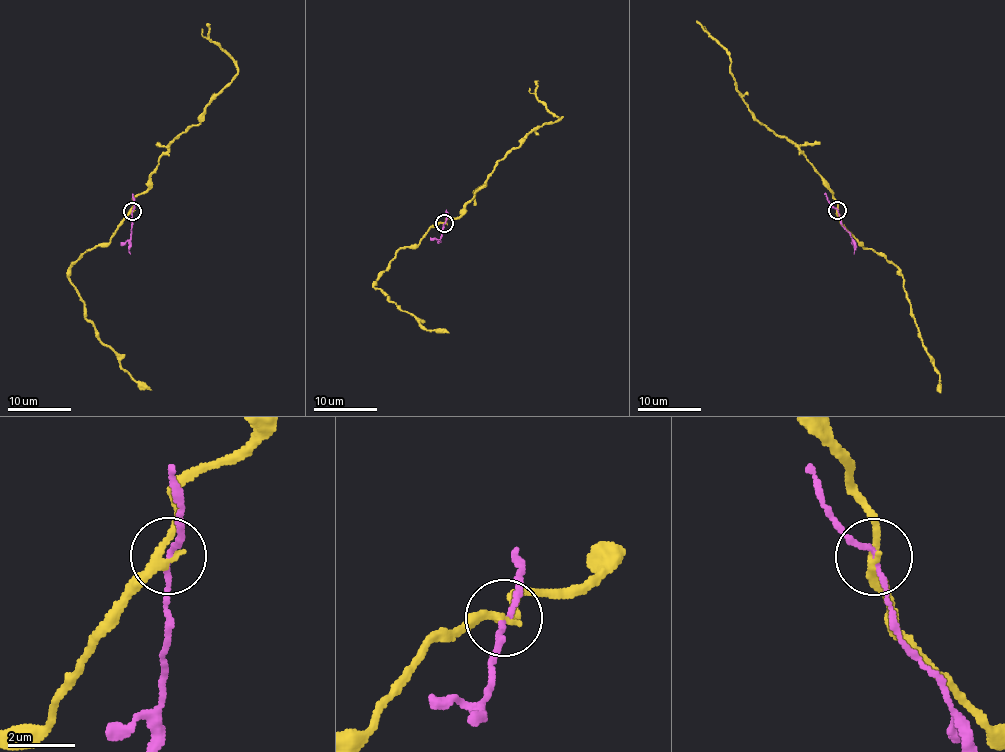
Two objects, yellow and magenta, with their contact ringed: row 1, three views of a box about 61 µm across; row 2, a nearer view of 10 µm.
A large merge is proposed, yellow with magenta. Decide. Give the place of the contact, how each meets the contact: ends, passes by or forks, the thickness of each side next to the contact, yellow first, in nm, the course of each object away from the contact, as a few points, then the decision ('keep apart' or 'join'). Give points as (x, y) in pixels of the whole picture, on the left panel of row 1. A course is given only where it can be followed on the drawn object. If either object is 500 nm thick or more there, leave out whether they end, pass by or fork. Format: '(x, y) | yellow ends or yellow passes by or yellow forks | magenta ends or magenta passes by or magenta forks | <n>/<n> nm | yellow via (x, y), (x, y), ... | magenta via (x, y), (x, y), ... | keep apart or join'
(132, 211) | yellow passes by | magenta passes by | 240/130 nm | yellow via (132, 211), (134, 198), (148, 188), (158, 159), (197, 124), (237, 73), (237, 63), (209, 37), (206, 23) | magenta via (132, 211), (130, 254) | keep apart

